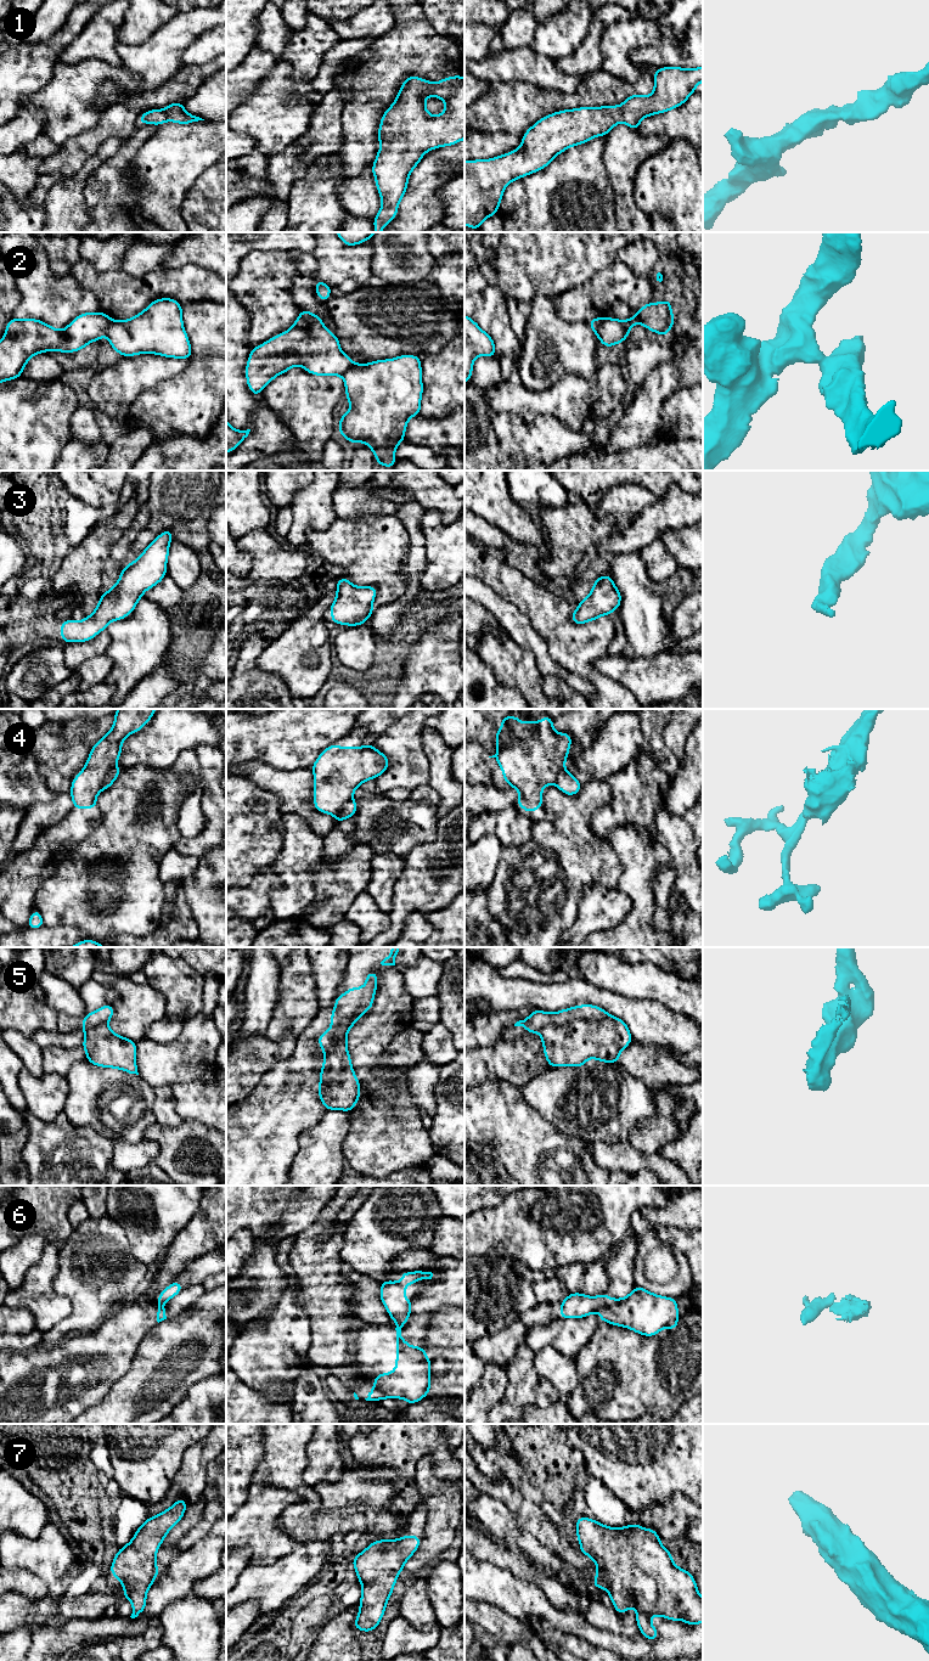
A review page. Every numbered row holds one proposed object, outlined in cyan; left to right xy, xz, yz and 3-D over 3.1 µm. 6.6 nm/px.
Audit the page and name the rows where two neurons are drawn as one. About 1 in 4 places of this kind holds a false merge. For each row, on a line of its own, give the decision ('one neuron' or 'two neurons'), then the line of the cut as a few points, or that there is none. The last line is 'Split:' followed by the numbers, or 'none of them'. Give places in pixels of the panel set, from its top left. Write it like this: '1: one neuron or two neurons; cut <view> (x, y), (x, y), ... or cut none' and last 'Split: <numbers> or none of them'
1: one neuron; cut none
2: two neurons; cut yz (606, 317), (596, 333)
3: one neuron; cut none
4: two neurons; cut xy (116, 765), (107, 775), (101, 789)
5: two neurons; cut yz (609, 1014), (545, 1025), (540, 1031)
6: two neurons; cut yz (609, 1300), (603, 1307)
7: one neuron; cut none
Split: 2, 4, 5, 6

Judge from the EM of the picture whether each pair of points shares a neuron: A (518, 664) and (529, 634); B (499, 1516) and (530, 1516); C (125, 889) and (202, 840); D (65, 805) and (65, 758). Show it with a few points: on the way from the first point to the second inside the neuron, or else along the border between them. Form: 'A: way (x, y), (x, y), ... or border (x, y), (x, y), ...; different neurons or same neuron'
A: border (504, 629), (513, 640), (533, 654), (540, 673); different neurons
B: border (493, 1498), (496, 1498), (525, 1531); different neurons
C: border (183, 838), (173, 848); different neurons
D: way (63, 793), (63, 770); same neuron

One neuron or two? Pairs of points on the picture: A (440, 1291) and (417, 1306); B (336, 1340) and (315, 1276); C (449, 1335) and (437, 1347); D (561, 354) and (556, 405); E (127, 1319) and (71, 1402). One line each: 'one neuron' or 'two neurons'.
A: one neuron
B: one neuron
C: one neuron
D: two neurons
E: one neuron

